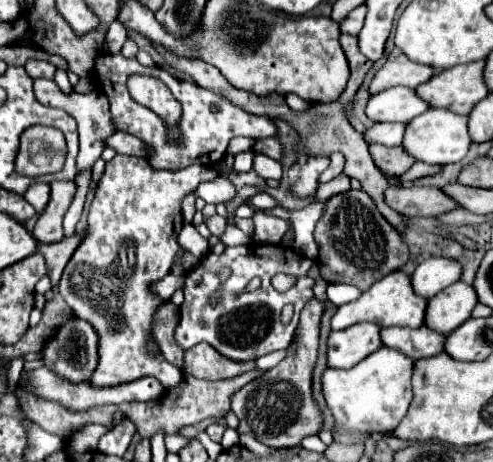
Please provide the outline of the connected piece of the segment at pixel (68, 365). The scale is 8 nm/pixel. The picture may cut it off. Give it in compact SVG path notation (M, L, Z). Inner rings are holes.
M67 316L63 324L57 328L57 332L47 338L43 346L43 362L51 372L55 372L57 376L69 382L91 382L91 374L95 372L95 366L99 364L99 356L97 356L99 340L97 338L99 338L97 330L89 322Z

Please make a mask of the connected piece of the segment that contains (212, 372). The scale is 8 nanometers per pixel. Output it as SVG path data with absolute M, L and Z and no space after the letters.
M197 344L185 350L183 372L199 380L223 380L223 378L235 378L239 374L245 374L253 370L253 366L255 362L231 362L223 358L213 346Z

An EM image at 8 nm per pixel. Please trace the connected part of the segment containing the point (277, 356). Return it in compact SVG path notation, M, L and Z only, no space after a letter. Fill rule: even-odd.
M278 350L256 360L255 370L266 371L276 366L287 354L286 350Z

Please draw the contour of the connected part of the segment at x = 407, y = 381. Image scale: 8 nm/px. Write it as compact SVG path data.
M381 346L353 368L325 370L321 386L335 420L333 440L343 444L365 444L373 432L393 430L405 416L413 398L411 370L413 360L399 350L389 350L387 346Z

